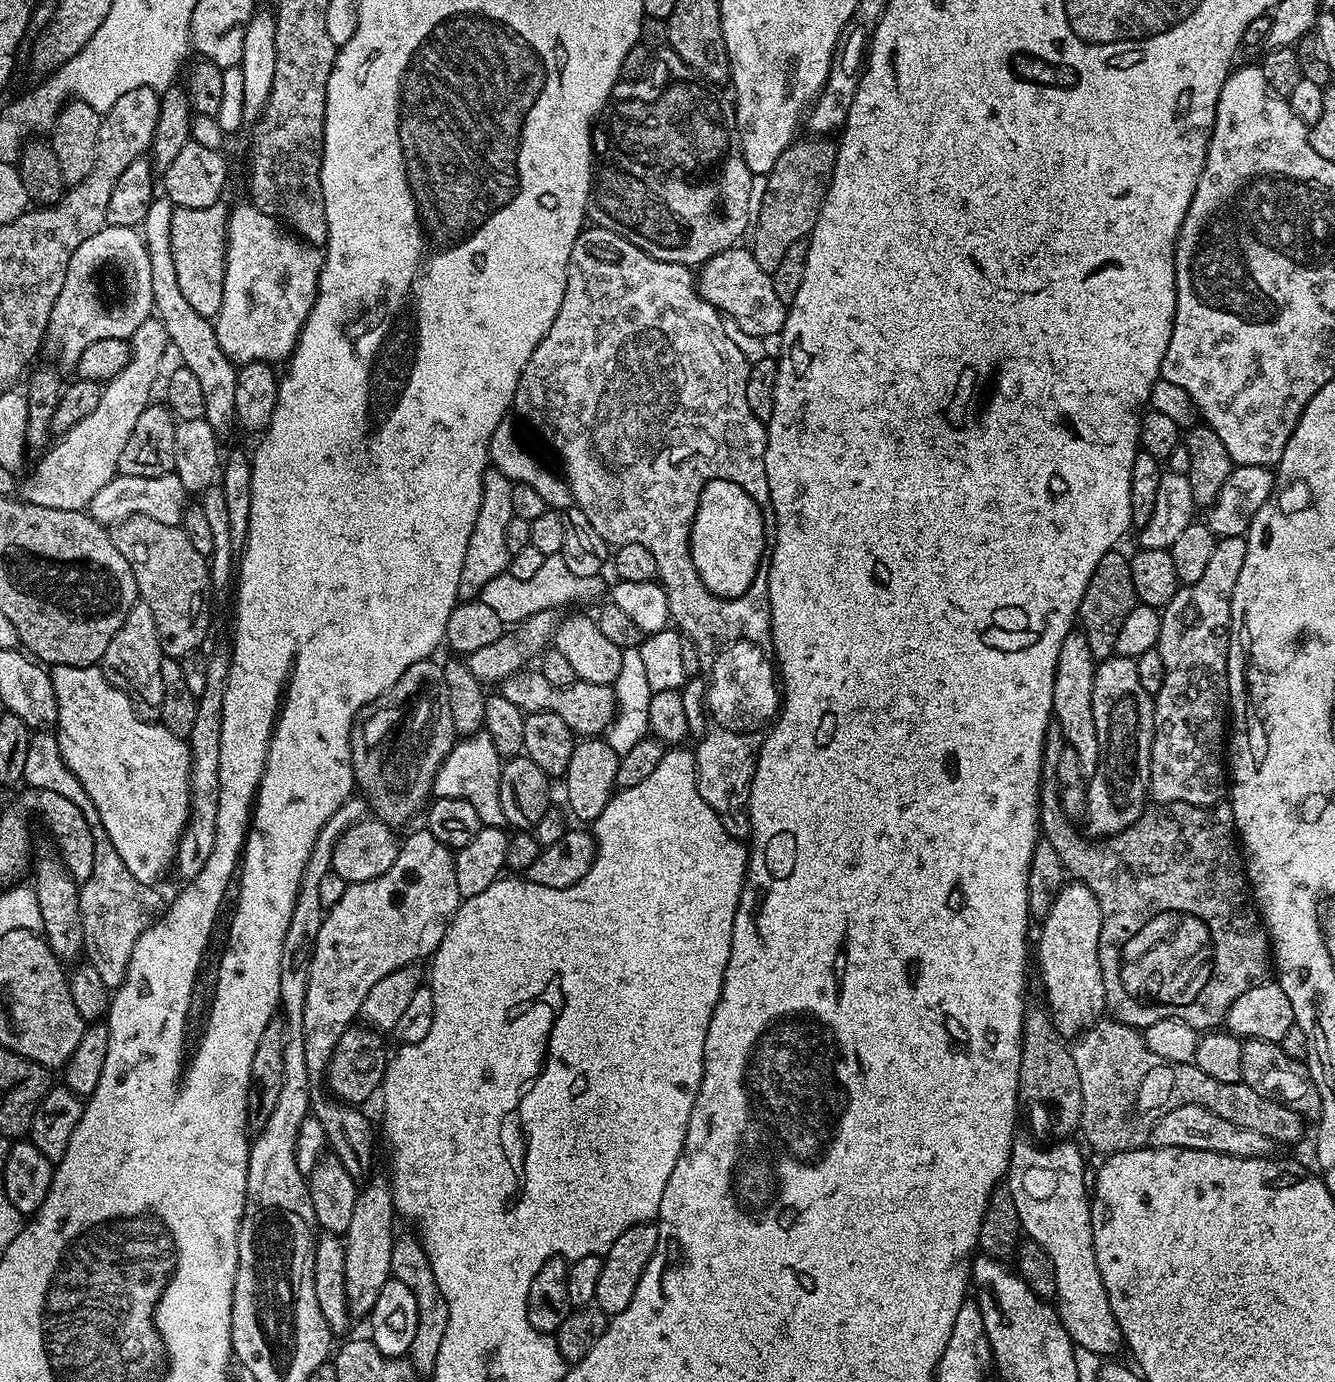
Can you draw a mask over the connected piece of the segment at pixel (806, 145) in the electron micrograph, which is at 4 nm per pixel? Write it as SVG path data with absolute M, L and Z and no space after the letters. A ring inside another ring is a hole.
M828 138L797 139L774 162L766 177L766 190L760 211L754 216L754 232L750 250L762 266L772 273L778 270L782 258L790 246L799 240L807 240L818 222L818 214L824 205L828 187L836 165L836 144Z

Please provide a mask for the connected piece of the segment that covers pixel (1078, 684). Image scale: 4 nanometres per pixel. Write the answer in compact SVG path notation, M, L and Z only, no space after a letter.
M1083 631L1069 632L1062 642L1062 650L1058 656L1052 710L1055 723L1060 723L1060 728L1068 739L1065 740L1067 747L1076 751L1080 768L1088 778L1096 773L1096 763L1100 761L1098 726L1094 724L1094 678L1097 663L1092 656L1092 643Z

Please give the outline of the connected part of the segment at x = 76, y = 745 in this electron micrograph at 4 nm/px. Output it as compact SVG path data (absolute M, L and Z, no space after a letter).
M57 664L51 669L50 675L54 688L54 698L58 706L54 735L56 744L60 748L60 754L64 759L64 764L74 774L74 778L78 778L78 782L82 784L82 790L86 790L86 794L90 794L90 802L94 802L94 810L98 810L98 818L102 822L102 826L106 826L106 834L110 838L110 842L114 842L114 850L118 850L122 862L126 862L126 870L130 870L130 874L134 874L134 878L138 878L140 884L155 885L157 883L156 879L167 868L169 871L173 867L176 858L176 843L180 841L180 836L184 833L184 827L188 824L190 766L192 765L192 752L188 749L188 741L185 737L170 734L170 730L166 730L166 726L162 723L143 720L133 710L130 698L126 698L126 694L122 694L122 690L118 690L109 682L99 667L83 668L82 666Z

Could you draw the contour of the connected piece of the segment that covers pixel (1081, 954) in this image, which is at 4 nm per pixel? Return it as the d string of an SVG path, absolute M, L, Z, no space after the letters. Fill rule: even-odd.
M1079 882L1065 883L1063 890L1054 898L1054 906L1048 916L1043 917L1040 928L1040 980L1044 983L1044 996L1052 1014L1054 1026L1065 1038L1076 1038L1088 1031L1105 1015L1104 983L1098 962L1098 942L1102 930L1102 914L1098 898Z

